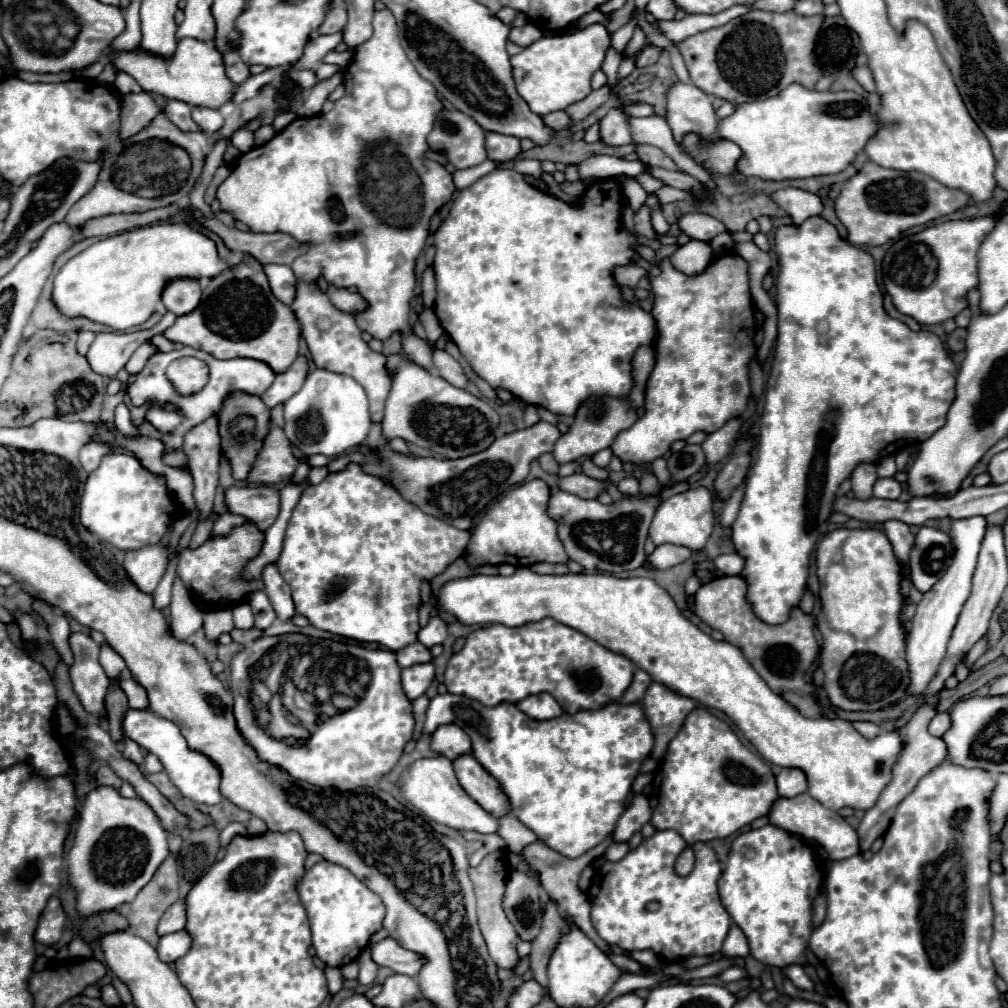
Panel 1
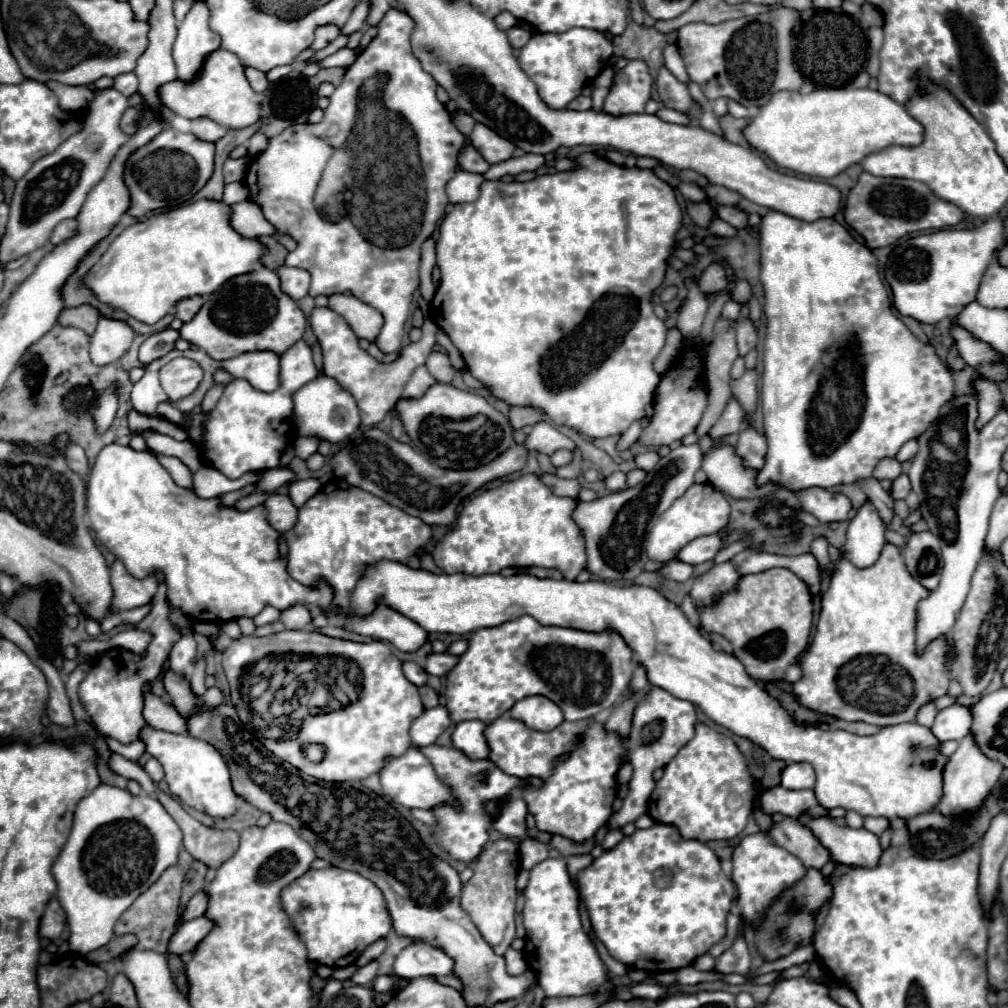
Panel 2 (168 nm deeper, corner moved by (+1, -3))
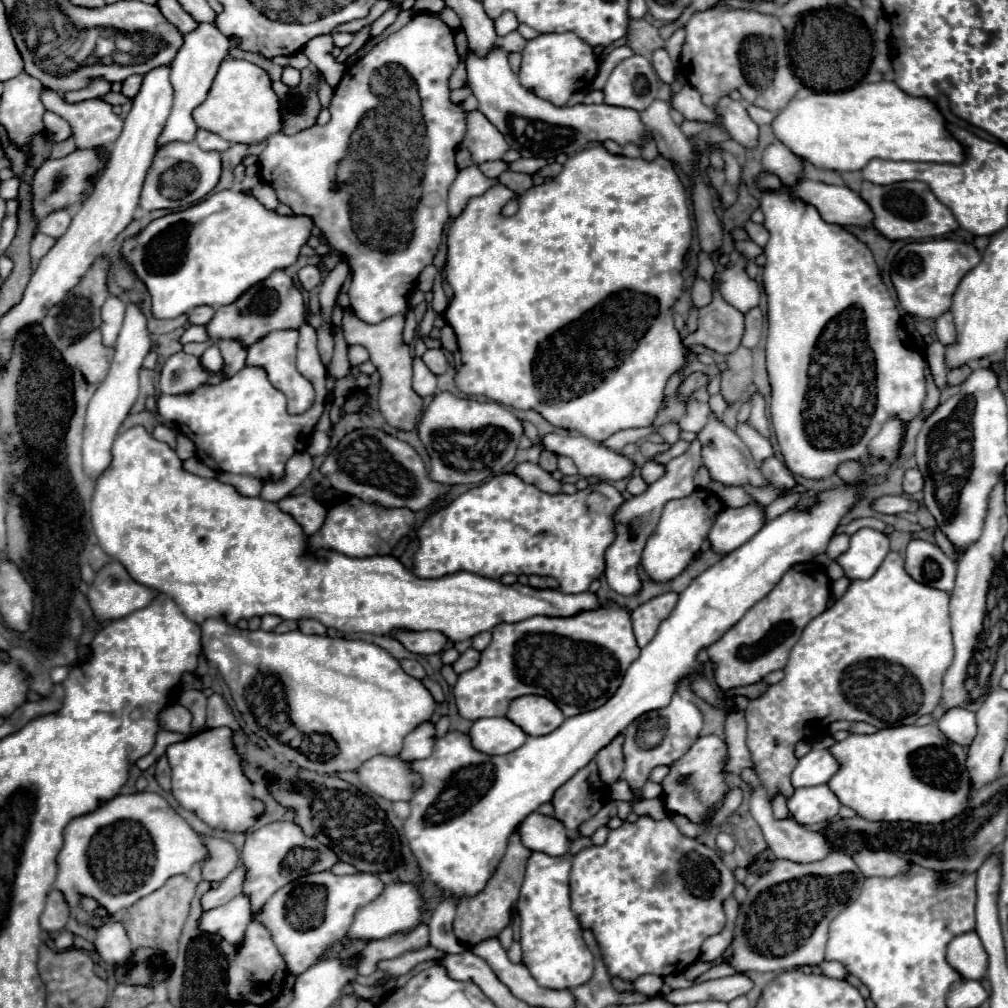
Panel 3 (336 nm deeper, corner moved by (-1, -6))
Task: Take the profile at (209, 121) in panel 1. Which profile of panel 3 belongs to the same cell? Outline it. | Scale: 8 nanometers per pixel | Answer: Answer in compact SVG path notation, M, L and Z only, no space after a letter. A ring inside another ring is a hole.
M198 130L196 134L196 140L194 140L202 150L216 150L216 152L224 152L230 148L230 142L222 140L220 136L212 134L212 132L206 132L206 130Z

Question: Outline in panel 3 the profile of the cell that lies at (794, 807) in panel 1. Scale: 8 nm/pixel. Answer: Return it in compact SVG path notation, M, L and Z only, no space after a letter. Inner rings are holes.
M862 850L854 856L854 862L864 876L894 876L906 874L912 868L912 862L886 850Z

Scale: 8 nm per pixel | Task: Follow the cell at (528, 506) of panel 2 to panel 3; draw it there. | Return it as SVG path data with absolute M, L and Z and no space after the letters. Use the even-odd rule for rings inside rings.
M500 474L486 484L460 494L422 522L418 528L420 546L412 558L412 572L418 578L442 578L446 574L472 572L492 580L500 580L504 574L538 574L558 580L564 594L586 592L590 582L600 578L606 568L604 552L614 542L614 514L622 502L624 496L608 482L590 484L574 494L546 494L536 486L522 482L516 474ZM590 492L602 492L606 496L606 512L600 516L586 510L584 502Z

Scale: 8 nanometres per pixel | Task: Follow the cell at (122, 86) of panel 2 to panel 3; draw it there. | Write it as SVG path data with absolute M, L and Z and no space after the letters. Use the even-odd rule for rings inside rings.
M132 74L130 78L126 78L126 80L124 80L124 86L122 86L122 94L134 98L134 96L138 94L140 86L142 86L142 78L144 78L142 74Z

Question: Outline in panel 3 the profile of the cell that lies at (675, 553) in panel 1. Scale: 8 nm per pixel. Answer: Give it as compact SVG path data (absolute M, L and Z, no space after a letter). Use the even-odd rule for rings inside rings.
M748 504L742 508L724 508L718 514L708 538L712 550L728 554L748 542L766 522L766 510L760 504Z

